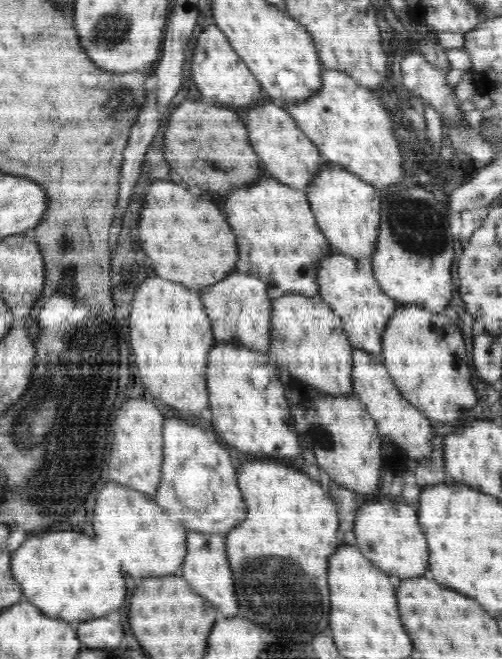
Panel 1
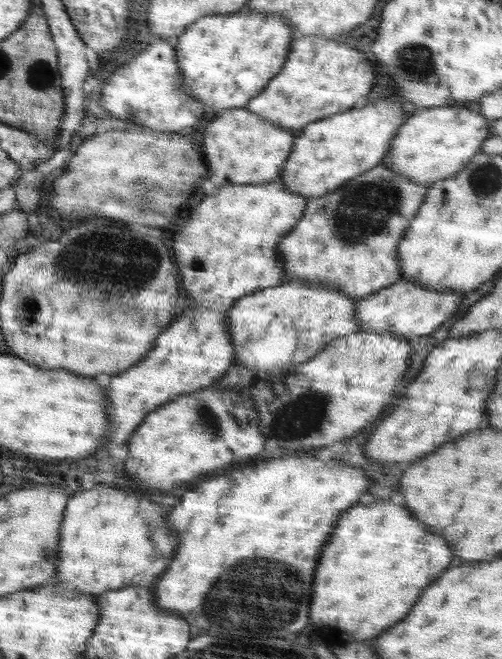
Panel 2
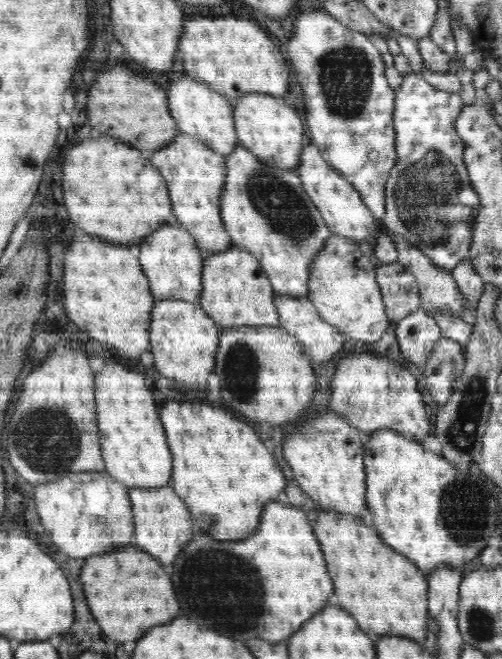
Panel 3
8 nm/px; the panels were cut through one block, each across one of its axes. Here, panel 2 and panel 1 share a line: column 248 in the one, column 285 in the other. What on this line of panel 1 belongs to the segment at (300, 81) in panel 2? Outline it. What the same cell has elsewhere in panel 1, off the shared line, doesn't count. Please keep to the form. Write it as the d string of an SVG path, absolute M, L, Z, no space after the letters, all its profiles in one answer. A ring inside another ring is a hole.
M323 69L320 80L320 88L310 98L279 104L318 147L328 164L350 171L378 191L399 185L404 175L400 143L392 130L392 115L375 90L360 86L339 70Z

